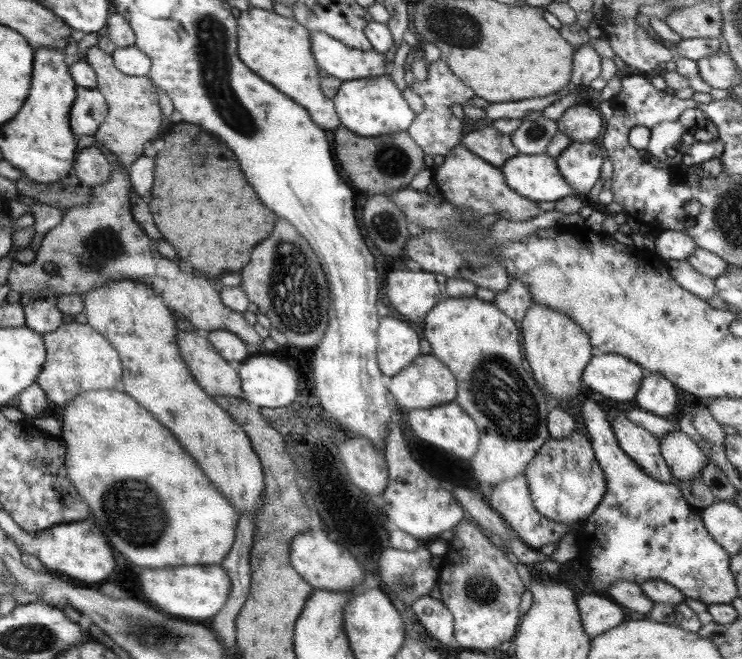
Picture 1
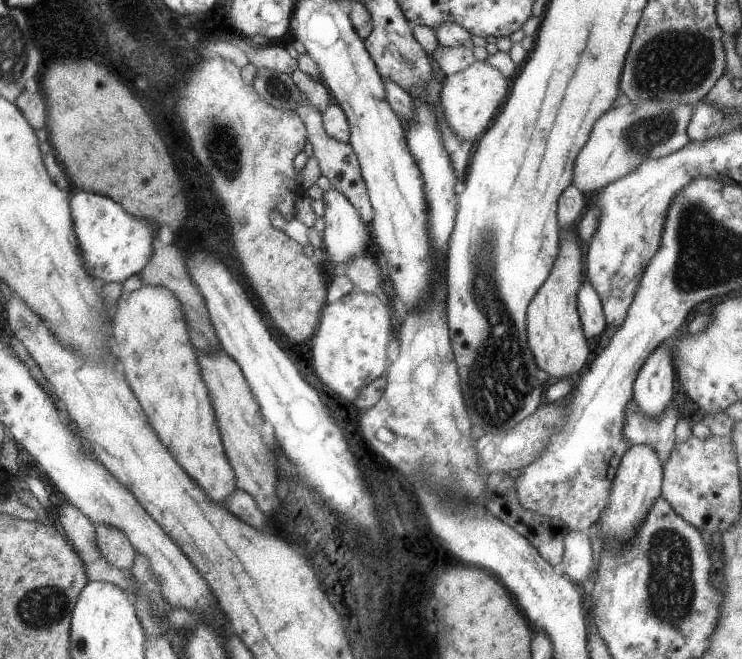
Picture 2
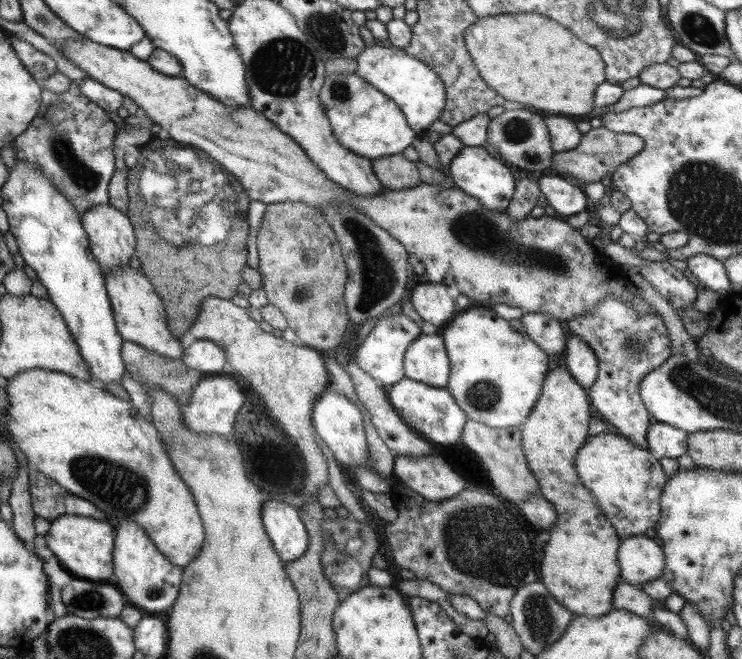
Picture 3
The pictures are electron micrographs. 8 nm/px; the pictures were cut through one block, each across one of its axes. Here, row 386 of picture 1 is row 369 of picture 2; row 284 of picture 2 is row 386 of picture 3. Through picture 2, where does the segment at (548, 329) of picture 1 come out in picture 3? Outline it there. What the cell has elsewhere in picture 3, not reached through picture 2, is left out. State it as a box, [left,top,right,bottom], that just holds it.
[520,367,620,616]

